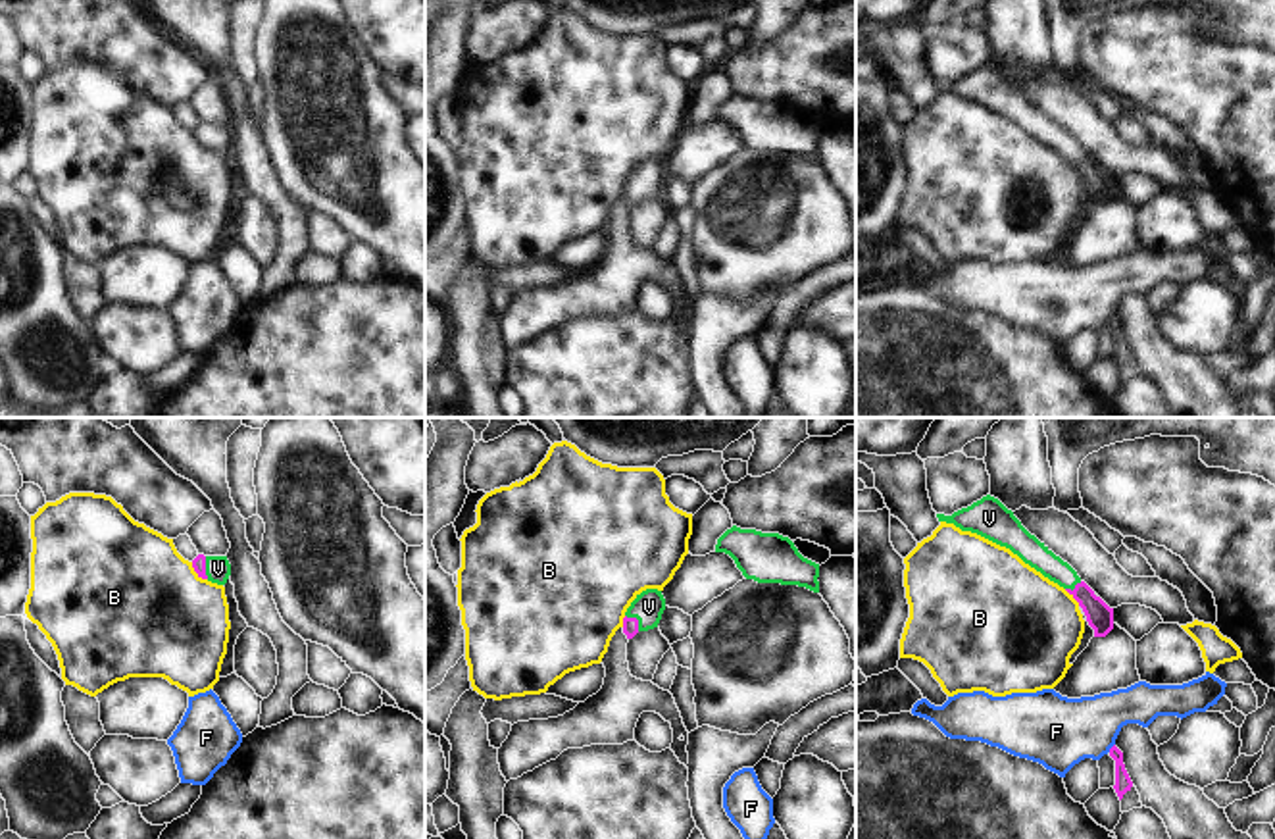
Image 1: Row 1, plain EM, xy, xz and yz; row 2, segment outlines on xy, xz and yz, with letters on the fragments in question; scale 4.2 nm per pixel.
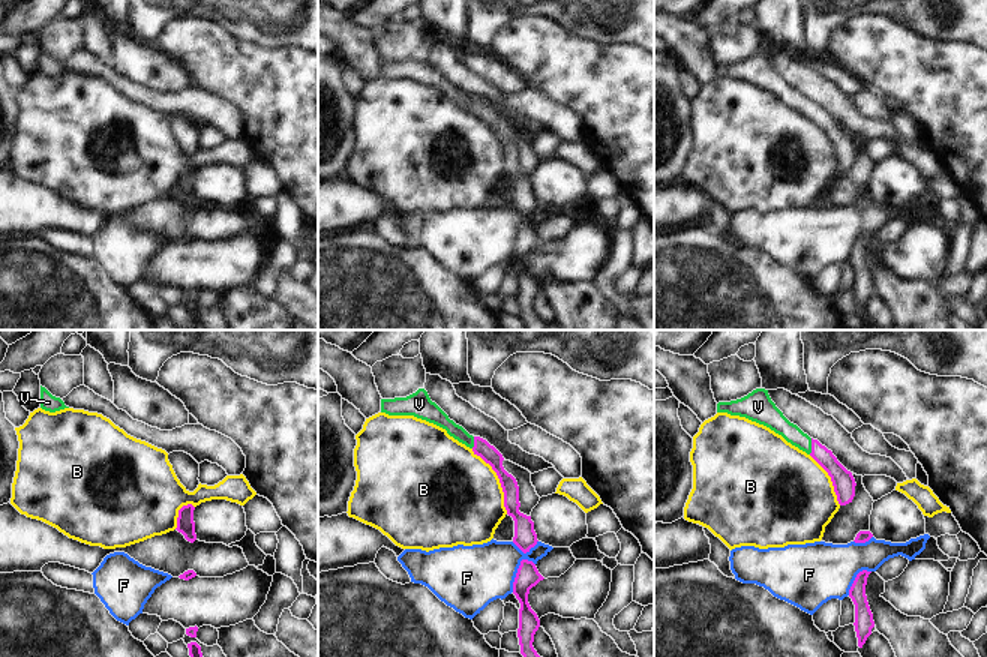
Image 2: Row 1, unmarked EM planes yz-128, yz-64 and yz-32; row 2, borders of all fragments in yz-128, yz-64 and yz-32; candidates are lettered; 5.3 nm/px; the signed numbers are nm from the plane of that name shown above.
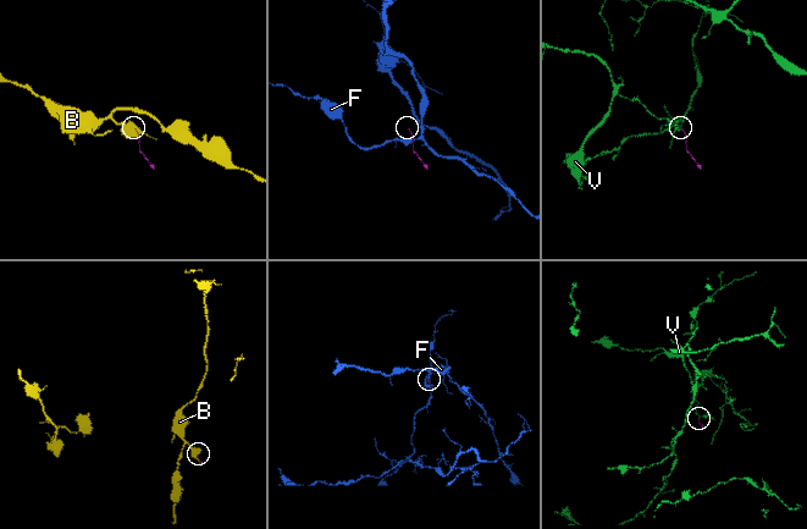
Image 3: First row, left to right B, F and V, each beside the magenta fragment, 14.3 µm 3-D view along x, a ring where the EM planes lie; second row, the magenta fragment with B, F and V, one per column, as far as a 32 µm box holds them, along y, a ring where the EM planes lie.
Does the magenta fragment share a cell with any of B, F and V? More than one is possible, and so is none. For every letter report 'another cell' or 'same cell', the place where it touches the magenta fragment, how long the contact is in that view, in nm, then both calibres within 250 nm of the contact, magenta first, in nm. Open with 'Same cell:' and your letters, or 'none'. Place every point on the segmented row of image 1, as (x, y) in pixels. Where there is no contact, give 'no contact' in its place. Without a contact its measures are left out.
Same cell: V
B: another cell; meets magenta in xy at (197, 572); contact 100 nm long; 60 nm thick on the magenta side, 500 nm on the other
F: another cell; meets magenta in yz at (1112, 747); contact 50 nm long; 70 nm thick on the magenta side, 300 nm on the other
V: same cell; meets magenta in xz at (637, 620); contact 90 nm long; 60 nm thick on the magenta side, 130 nm on the other

